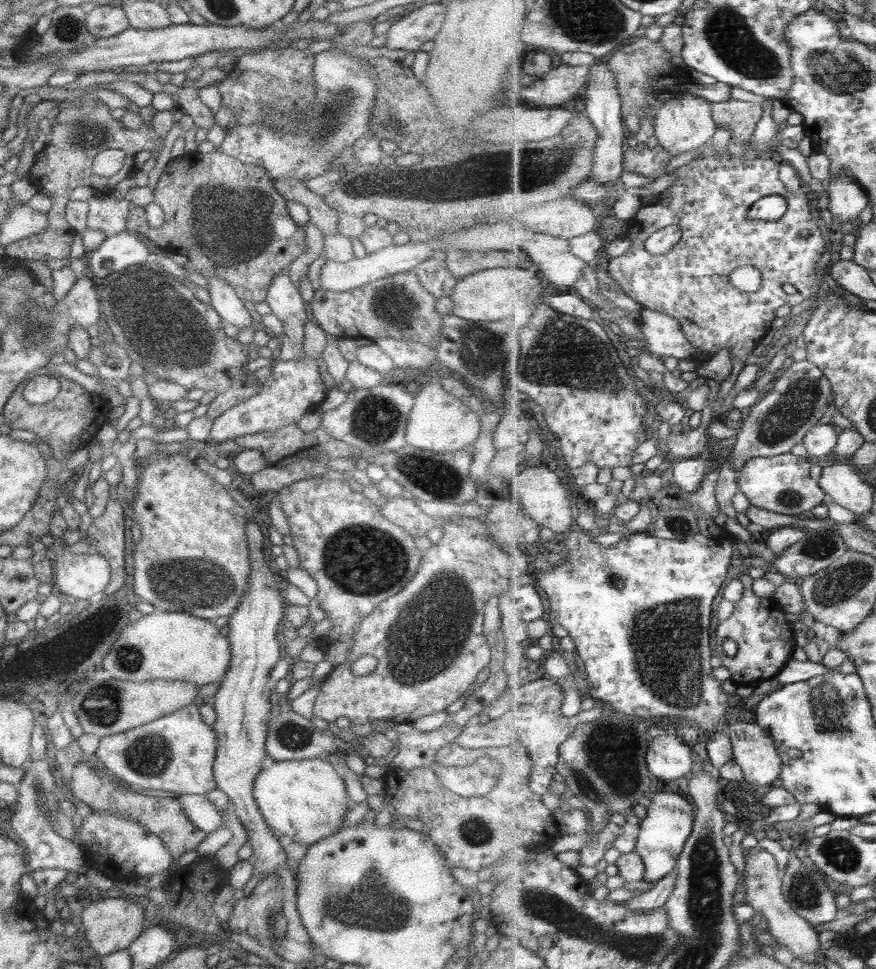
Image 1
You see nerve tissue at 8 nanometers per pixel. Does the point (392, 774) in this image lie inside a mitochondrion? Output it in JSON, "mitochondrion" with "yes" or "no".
{"mitochondrion":"no"}

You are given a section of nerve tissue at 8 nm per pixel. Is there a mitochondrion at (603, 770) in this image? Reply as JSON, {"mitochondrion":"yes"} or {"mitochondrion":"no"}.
{"mitochondrion":"yes"}

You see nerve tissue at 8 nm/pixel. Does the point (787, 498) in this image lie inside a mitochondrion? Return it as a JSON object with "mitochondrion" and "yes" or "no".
{"mitochondrion":"yes"}

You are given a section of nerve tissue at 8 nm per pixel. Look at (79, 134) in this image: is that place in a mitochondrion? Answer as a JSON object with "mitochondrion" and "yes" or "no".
{"mitochondrion":"yes"}

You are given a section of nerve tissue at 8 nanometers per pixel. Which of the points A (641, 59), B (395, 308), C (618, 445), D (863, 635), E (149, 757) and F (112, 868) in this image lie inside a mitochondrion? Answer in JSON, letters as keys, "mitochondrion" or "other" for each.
{"A":"other","B":"mitochondrion","C":"other","D":"other","E":"mitochondrion","F":"other"}

